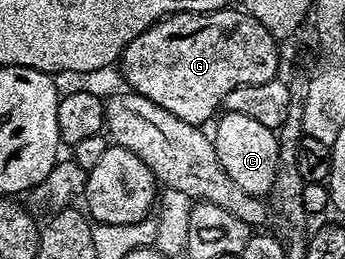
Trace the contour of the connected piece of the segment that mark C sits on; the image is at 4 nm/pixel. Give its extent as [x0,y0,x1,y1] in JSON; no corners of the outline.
[212,112,278,198]

